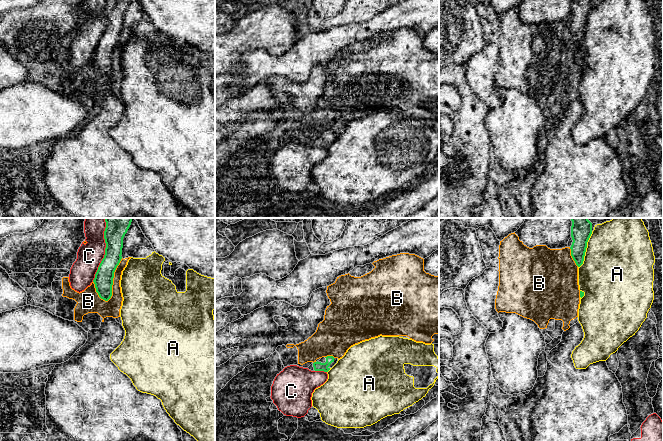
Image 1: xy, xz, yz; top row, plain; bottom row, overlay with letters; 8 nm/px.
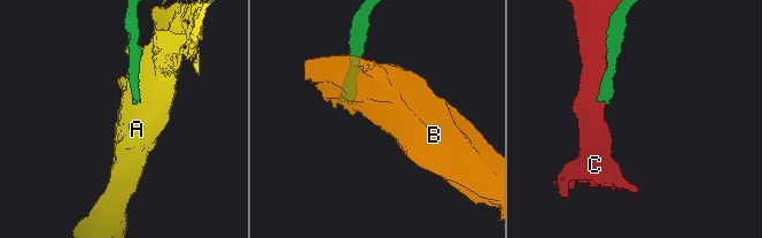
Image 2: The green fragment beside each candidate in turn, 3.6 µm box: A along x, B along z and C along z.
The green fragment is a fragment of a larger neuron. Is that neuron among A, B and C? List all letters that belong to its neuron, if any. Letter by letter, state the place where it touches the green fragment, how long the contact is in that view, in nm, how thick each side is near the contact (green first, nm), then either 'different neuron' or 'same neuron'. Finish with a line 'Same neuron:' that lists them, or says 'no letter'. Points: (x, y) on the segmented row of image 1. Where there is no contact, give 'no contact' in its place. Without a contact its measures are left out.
A: yz (585, 249) | 320 nm | 170/480 nm | different neuron
B: xy (112, 280) | 380 nm | 150/180 nm | different neuron
C: xy (105, 250) | 500 nm | 190/200 nm | different neuron
Same neuron: no letter

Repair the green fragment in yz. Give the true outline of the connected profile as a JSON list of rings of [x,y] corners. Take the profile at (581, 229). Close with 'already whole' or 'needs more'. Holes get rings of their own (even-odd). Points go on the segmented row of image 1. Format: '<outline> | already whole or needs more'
[[[571,218],[571,237],[572,245],[571,256],[576,265],[580,267],[583,264],[587,248],[587,242],[592,234],[592,223],[588,218]]] | already whole

